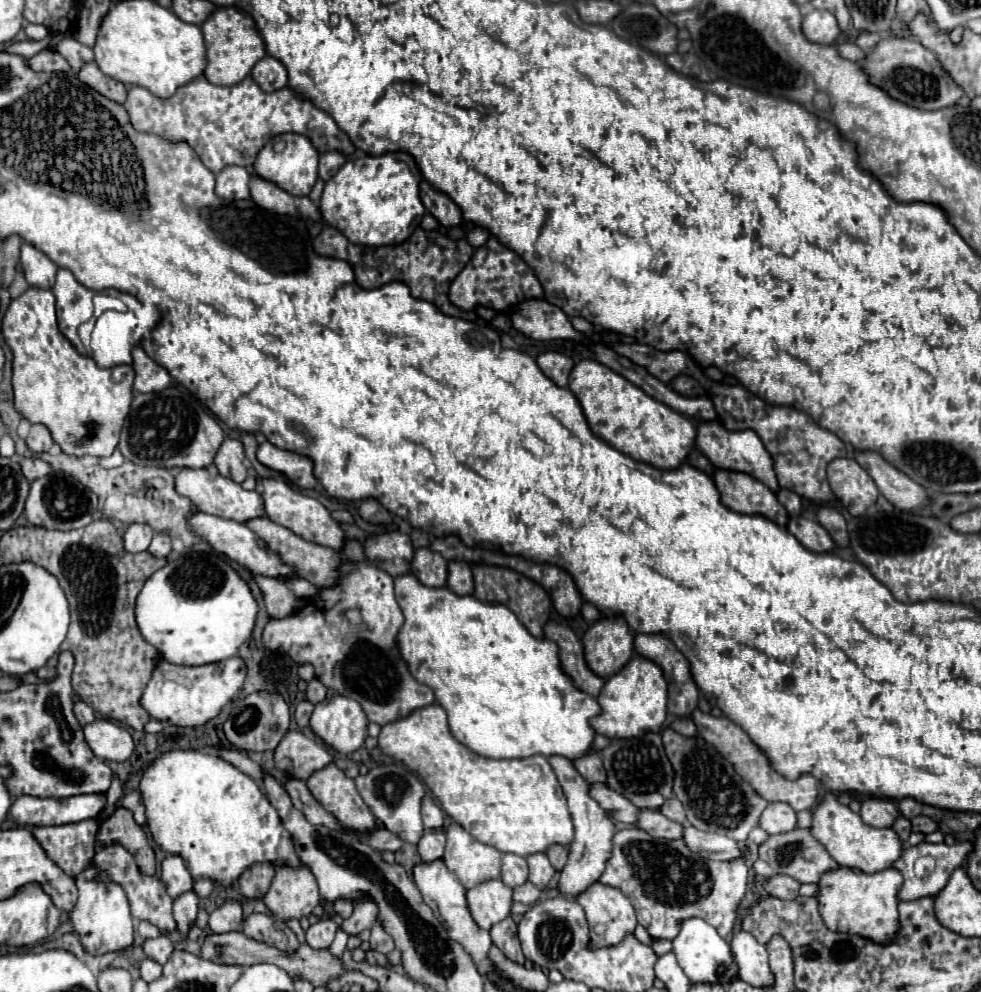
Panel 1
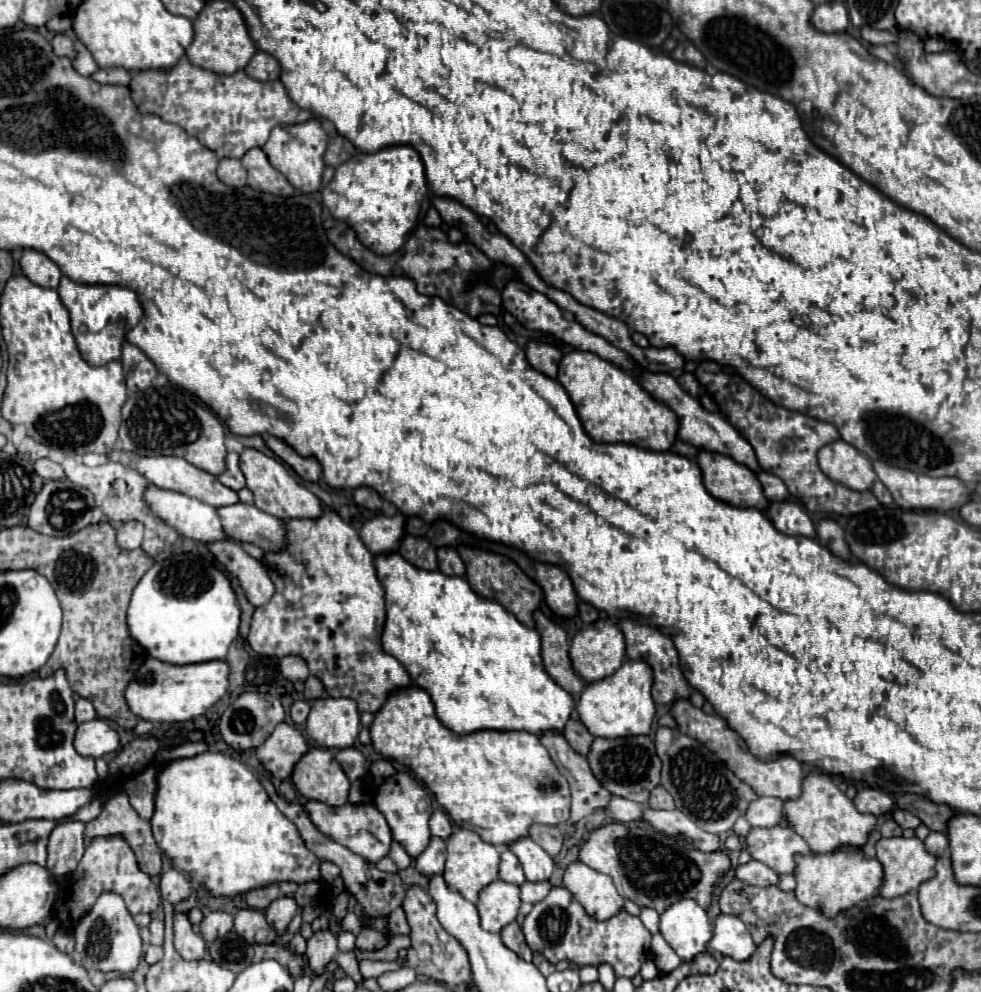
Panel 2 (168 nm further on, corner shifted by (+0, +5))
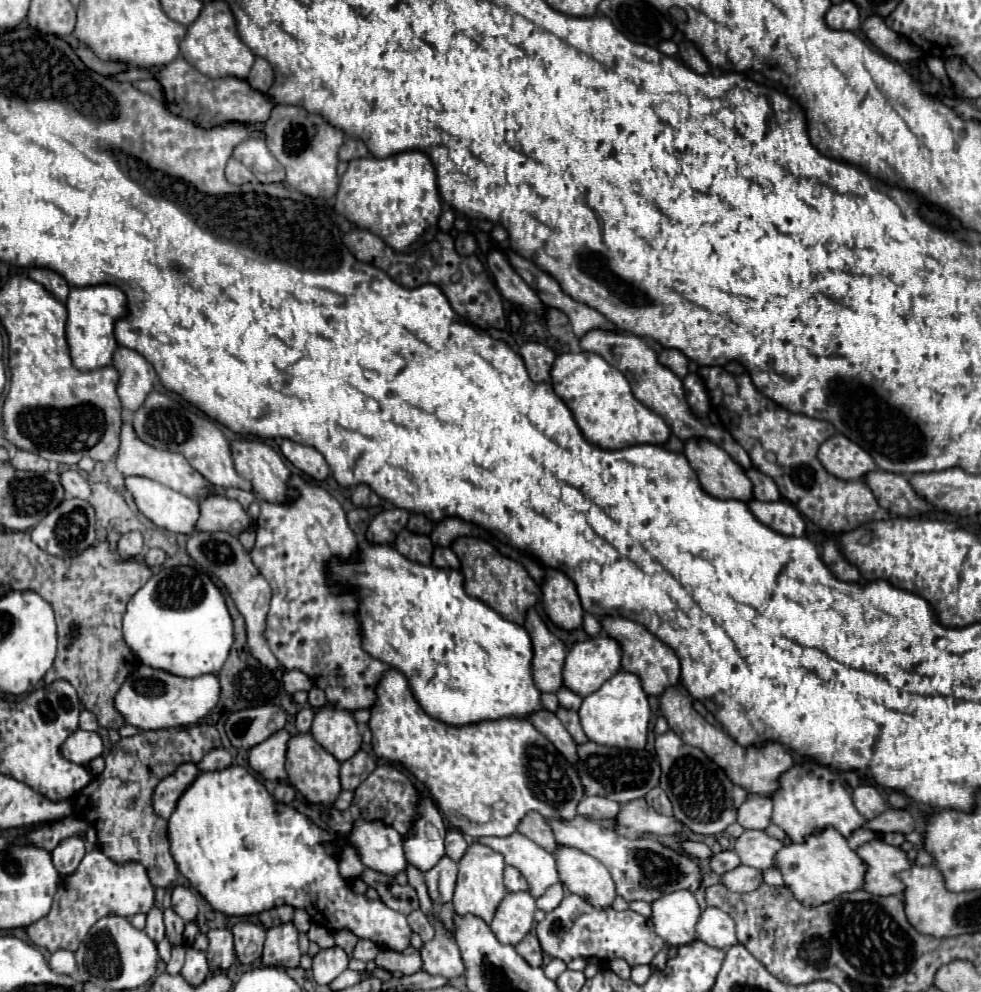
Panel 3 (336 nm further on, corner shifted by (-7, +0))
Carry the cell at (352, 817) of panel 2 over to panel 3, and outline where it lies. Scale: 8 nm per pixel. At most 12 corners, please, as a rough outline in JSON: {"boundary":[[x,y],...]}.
{"boundary":[[356,820],[346,842],[368,868],[408,866],[402,836],[382,820]]}

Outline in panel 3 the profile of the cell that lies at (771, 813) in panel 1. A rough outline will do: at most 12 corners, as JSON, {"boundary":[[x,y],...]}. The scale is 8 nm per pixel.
{"boundary":[[748,794],[738,808],[742,828],[764,830],[772,800]]}

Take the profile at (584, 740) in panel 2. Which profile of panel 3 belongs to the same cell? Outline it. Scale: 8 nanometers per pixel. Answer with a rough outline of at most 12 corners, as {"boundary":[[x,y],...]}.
{"boundary":[[556,710],[560,722],[570,732],[574,742],[588,740],[576,710]]}

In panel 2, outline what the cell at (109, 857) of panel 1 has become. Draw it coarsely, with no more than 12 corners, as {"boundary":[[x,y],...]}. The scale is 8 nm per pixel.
{"boundary":[[119,835],[91,841],[59,885],[55,917],[75,925],[105,891],[131,915],[155,913],[159,889]]}

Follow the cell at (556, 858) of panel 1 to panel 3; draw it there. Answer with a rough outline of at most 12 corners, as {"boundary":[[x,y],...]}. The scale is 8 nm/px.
{"boundary":[[528,812],[518,832],[548,852],[556,850],[544,816]]}

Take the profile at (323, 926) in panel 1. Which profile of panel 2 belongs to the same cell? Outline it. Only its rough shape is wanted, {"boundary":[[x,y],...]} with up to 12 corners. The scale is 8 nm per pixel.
{"boundary":[[315,931],[307,959],[315,975],[339,953],[331,931]]}

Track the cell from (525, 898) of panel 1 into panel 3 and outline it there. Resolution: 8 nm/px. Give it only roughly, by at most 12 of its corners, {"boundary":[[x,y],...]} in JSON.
{"boundary":[[550,886],[546,894],[536,900],[544,912],[552,910],[564,898],[564,886]]}

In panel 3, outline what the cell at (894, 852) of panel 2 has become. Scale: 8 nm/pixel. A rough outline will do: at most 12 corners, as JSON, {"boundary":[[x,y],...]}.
{"boundary":[[882,840],[854,850],[866,862],[862,888],[876,896],[902,894],[896,878],[912,866]]}

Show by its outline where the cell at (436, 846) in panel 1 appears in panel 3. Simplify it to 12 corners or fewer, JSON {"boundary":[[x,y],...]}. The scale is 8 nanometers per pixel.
{"boundary":[[444,856],[424,874],[434,904],[452,902],[458,864]]}

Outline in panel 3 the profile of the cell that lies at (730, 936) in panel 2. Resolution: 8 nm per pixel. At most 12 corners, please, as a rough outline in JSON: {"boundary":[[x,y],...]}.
{"boundary":[[708,906],[698,938],[714,948],[738,944],[730,914]]}

